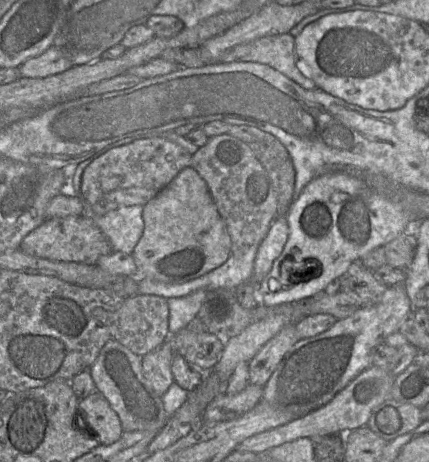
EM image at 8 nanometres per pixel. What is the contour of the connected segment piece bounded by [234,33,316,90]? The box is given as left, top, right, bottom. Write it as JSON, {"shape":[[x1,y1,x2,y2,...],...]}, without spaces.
{"shape":[[290,33,262,37,248,44,236,47,234,51,236,52,237,60,266,64,284,74,286,77,299,84,302,88,306,90,316,89,314,81,311,78,304,76,300,72,300,66,299,70,296,66,295,61,297,61,298,58,295,53,295,37]]}

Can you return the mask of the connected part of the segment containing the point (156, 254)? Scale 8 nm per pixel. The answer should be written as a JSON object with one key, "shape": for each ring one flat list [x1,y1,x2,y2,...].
{"shape":[[192,167,181,170,143,206,144,231,131,253,138,277,183,283,222,265,231,254,231,239,205,180]]}

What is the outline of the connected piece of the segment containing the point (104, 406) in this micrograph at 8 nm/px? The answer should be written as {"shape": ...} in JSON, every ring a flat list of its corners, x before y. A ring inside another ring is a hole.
{"shape":[[95,390,86,398,79,401,79,411,79,415,85,418,87,425,96,432,95,439,99,441,100,445,113,444,124,433,117,413,111,408,109,402,98,390]]}

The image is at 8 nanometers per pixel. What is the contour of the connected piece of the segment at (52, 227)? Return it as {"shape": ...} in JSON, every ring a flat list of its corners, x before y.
{"shape":[[83,215,46,219,23,238,19,249,33,257,90,265,96,264,101,256,113,251,103,232,94,224,91,218]]}

